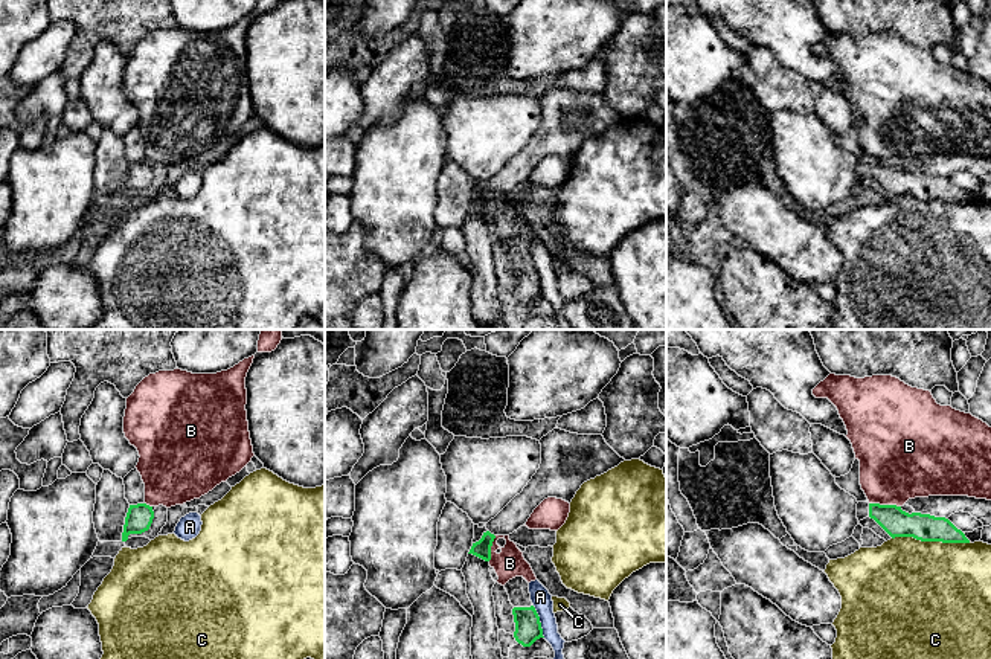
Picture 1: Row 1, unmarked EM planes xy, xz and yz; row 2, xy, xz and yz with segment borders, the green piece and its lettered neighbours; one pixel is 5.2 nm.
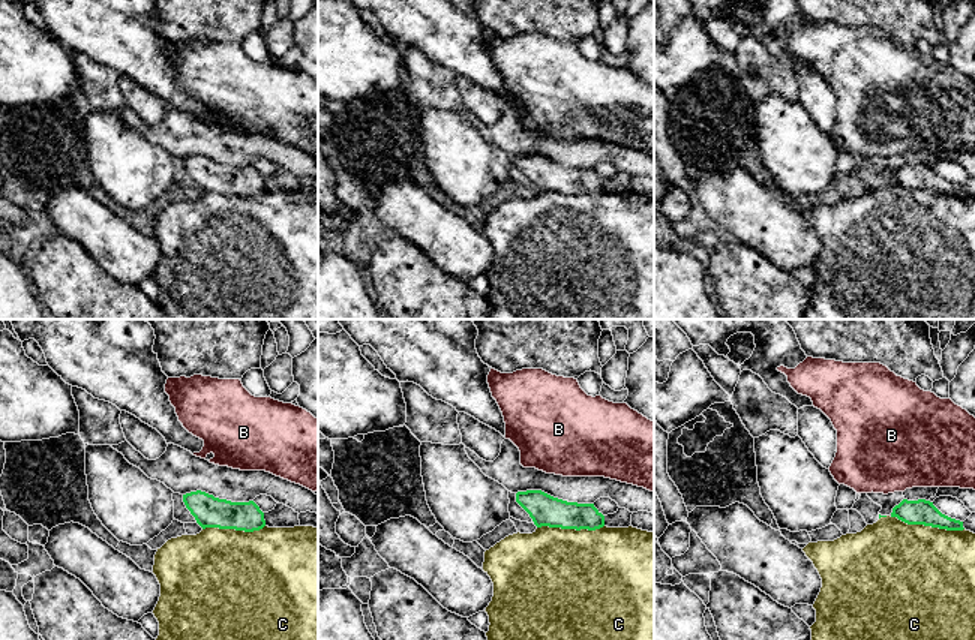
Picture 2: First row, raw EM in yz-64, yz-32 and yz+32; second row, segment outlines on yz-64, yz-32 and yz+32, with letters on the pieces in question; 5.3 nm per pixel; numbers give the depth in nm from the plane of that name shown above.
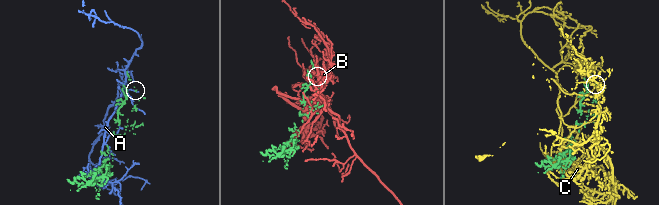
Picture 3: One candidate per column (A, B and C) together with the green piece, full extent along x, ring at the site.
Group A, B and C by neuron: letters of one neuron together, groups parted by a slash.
A / B / C

